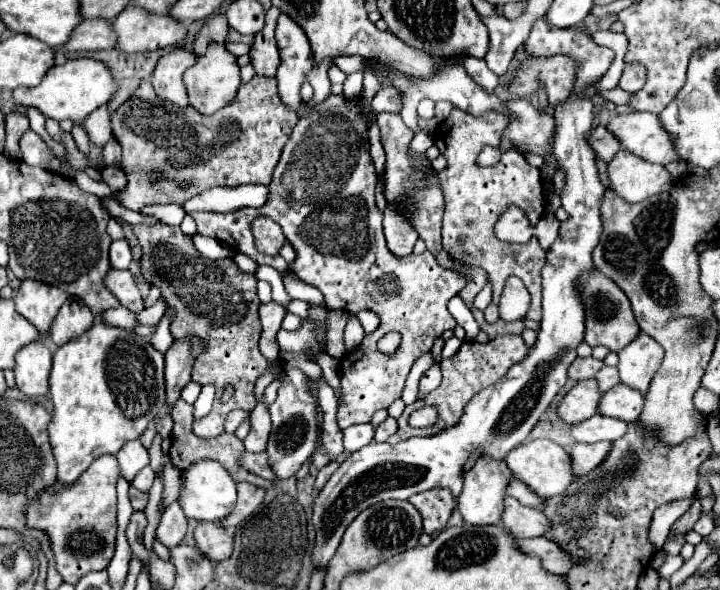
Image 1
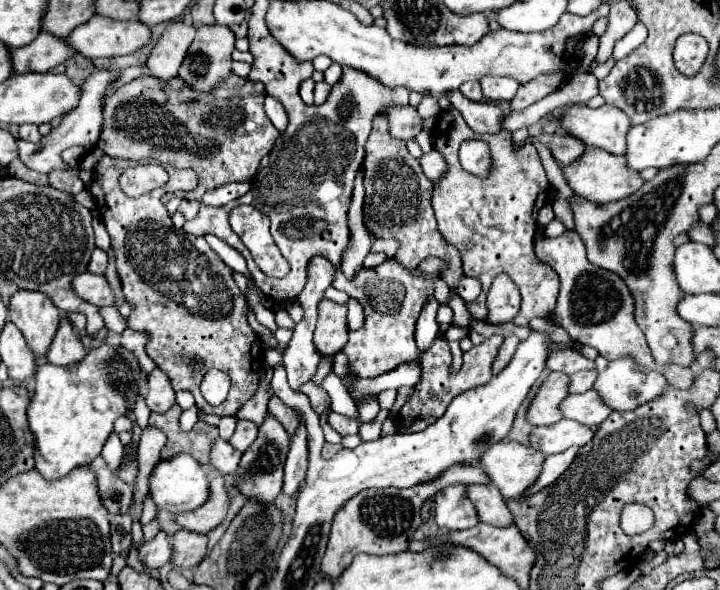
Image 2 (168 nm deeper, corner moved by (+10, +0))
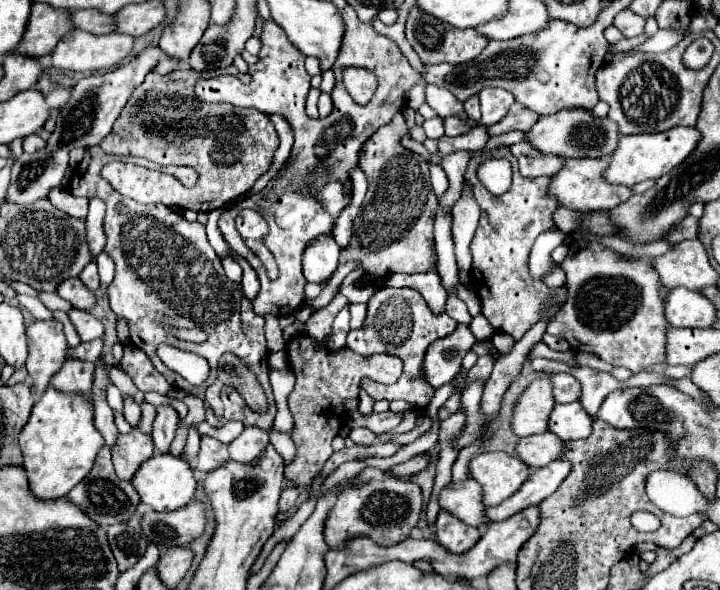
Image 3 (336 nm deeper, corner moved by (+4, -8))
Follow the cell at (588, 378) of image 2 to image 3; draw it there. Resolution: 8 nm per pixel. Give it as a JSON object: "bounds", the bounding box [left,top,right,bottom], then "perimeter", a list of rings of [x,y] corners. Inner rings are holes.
{"bounds":[549,372,581,404],"perimeter":[[[559,372],[559,374],[551,374],[549,380],[553,384],[553,396],[557,404],[569,404],[569,402],[579,400],[581,384],[577,378],[573,378],[571,374]]]}

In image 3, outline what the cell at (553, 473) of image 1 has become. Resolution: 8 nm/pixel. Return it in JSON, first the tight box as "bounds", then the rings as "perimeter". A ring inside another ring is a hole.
{"bounds":[469,452,529,506],"perimeter":[[[483,452],[469,462],[469,474],[481,484],[483,504],[495,506],[519,490],[529,476],[529,468],[505,452]]]}

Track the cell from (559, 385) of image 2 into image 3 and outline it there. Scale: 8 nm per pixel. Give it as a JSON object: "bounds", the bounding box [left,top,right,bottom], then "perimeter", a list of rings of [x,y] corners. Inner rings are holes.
{"bounds":[513,376,555,438],"perimeter":[[[545,376],[533,380],[517,398],[517,404],[513,408],[513,432],[519,438],[547,432],[547,422],[553,406],[555,400],[551,396],[549,378]]]}

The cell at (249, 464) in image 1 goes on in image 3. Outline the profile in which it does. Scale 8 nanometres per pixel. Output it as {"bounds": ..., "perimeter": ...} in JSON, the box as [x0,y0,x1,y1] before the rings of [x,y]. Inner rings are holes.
{"bounds":[197,436,229,474],"perimeter":[[[203,436],[201,438],[201,450],[197,456],[197,470],[207,474],[213,468],[217,468],[219,464],[223,464],[225,460],[229,460],[227,444],[223,444],[211,436]]]}

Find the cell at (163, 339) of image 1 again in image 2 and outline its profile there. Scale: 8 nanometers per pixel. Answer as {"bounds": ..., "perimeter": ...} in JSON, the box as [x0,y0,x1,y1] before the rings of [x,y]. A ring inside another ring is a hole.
{"bounds":[121,328,155,374],"perimeter":[[[127,328],[123,334],[121,334],[121,346],[125,346],[127,350],[131,350],[141,366],[141,370],[145,370],[147,374],[155,368],[153,360],[149,360],[147,352],[145,352],[145,344],[149,342],[149,332],[133,332],[131,328]]]}

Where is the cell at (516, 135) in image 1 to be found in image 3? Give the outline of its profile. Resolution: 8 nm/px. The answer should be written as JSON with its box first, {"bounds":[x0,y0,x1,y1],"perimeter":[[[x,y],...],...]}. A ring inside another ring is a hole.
{"bounds":[425,84,467,120],"perimeter":[[[425,84],[425,102],[437,112],[437,116],[459,116],[461,120],[467,120],[463,104],[455,96],[451,96],[451,92],[447,92],[445,88]]]}

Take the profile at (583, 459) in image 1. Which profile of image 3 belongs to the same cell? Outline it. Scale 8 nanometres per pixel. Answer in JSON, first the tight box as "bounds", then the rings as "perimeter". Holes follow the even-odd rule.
{"bounds":[485,460,571,522],"perimeter":[[[555,460],[543,468],[537,468],[523,484],[523,488],[519,488],[519,492],[515,492],[511,498],[507,498],[503,504],[493,506],[493,508],[485,508],[487,518],[491,522],[501,522],[507,520],[509,516],[513,516],[515,512],[521,512],[527,506],[535,506],[539,502],[543,502],[547,496],[551,496],[557,486],[567,478],[567,474],[571,472],[571,464],[565,460]]]}

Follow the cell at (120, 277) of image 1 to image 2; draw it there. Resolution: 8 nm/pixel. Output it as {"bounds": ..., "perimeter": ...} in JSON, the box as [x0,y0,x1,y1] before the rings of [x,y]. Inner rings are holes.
{"bounds":[73,272,115,306],"perimeter":[[[83,272],[73,280],[73,290],[95,306],[115,306],[115,296],[105,276]]]}

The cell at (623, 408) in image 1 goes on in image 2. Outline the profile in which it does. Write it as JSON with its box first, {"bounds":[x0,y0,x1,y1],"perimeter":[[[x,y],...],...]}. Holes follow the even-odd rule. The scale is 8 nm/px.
{"bounds":[561,390,613,426],"perimeter":[[[589,390],[585,394],[567,396],[561,404],[561,412],[565,418],[577,420],[581,424],[599,426],[613,412],[613,408],[609,408],[607,404],[601,404],[601,396]]]}

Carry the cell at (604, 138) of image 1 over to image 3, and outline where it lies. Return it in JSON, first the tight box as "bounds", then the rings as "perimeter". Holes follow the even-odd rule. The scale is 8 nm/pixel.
{"bounds":[509,142,563,178],"perimeter":[[[525,142],[511,144],[509,150],[519,160],[519,170],[521,170],[521,176],[525,176],[525,178],[553,176],[563,166],[563,158],[543,154],[537,148],[533,148],[533,146],[525,144]]]}

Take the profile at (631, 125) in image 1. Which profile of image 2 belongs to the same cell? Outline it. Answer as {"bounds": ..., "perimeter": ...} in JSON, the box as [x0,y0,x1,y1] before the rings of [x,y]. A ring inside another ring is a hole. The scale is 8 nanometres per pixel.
{"bounds":[561,104,631,154],"perimeter":[[[579,104],[569,106],[561,126],[587,146],[605,148],[611,154],[625,154],[625,136],[631,128],[625,112],[609,104],[595,110]]]}

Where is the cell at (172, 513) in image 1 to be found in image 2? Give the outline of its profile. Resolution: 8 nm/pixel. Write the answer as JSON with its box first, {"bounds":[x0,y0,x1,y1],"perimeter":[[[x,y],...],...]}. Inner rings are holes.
{"bounds":[139,532,171,572],"perimeter":[[[159,532],[153,540],[149,542],[143,542],[143,546],[139,548],[139,556],[141,556],[141,562],[145,564],[147,572],[151,568],[161,568],[165,562],[171,560],[171,540],[169,540],[169,534],[167,532]]]}

